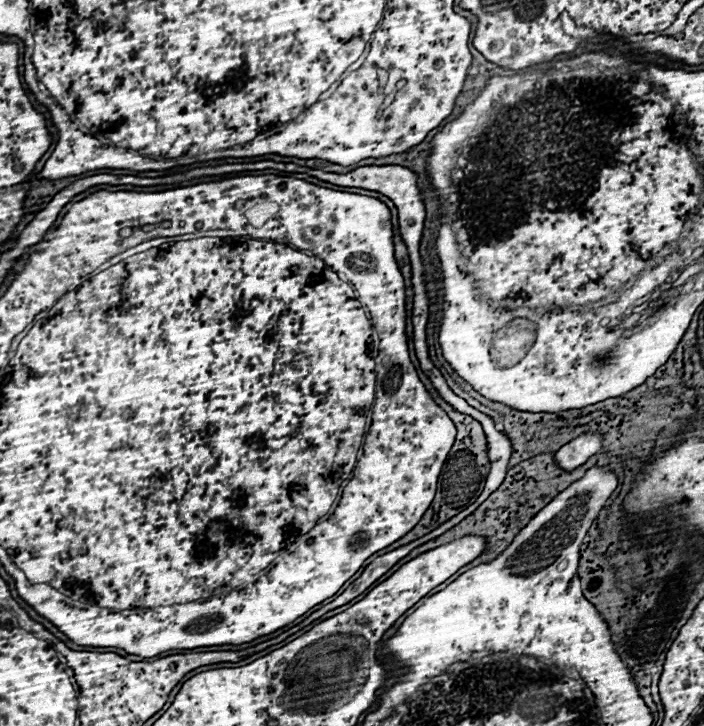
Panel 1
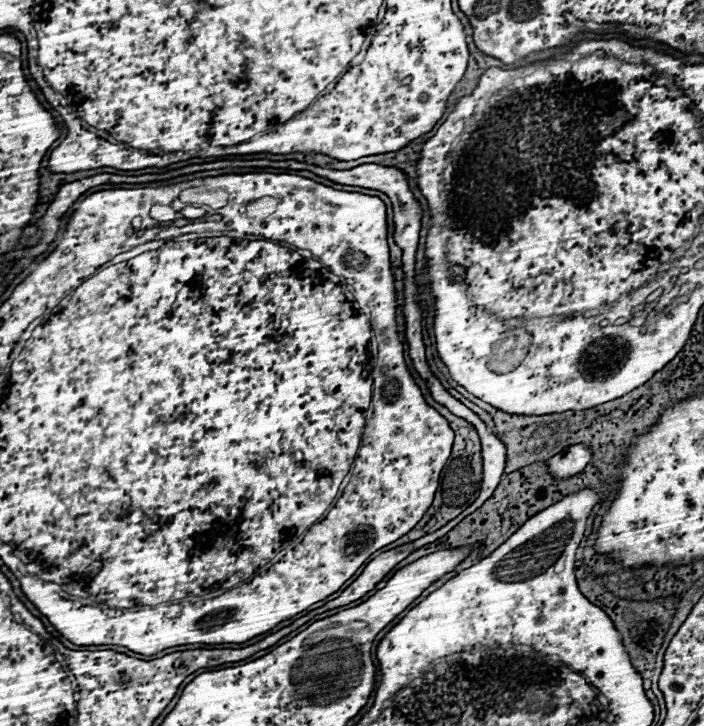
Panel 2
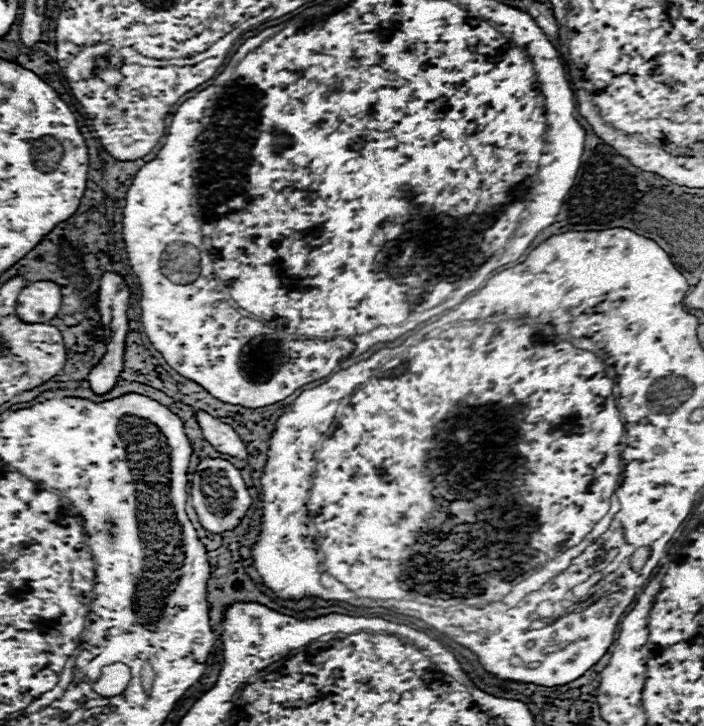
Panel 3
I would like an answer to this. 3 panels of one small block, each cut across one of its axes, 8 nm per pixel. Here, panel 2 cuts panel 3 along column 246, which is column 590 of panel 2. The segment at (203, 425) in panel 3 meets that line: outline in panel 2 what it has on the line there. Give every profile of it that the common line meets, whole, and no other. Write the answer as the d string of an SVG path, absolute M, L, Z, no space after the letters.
M582 444L568 446L546 462L548 472L552 472L552 476L556 476L558 480L564 480L564 476L574 476L576 472L582 472L584 466L590 462L590 456L592 452Z

